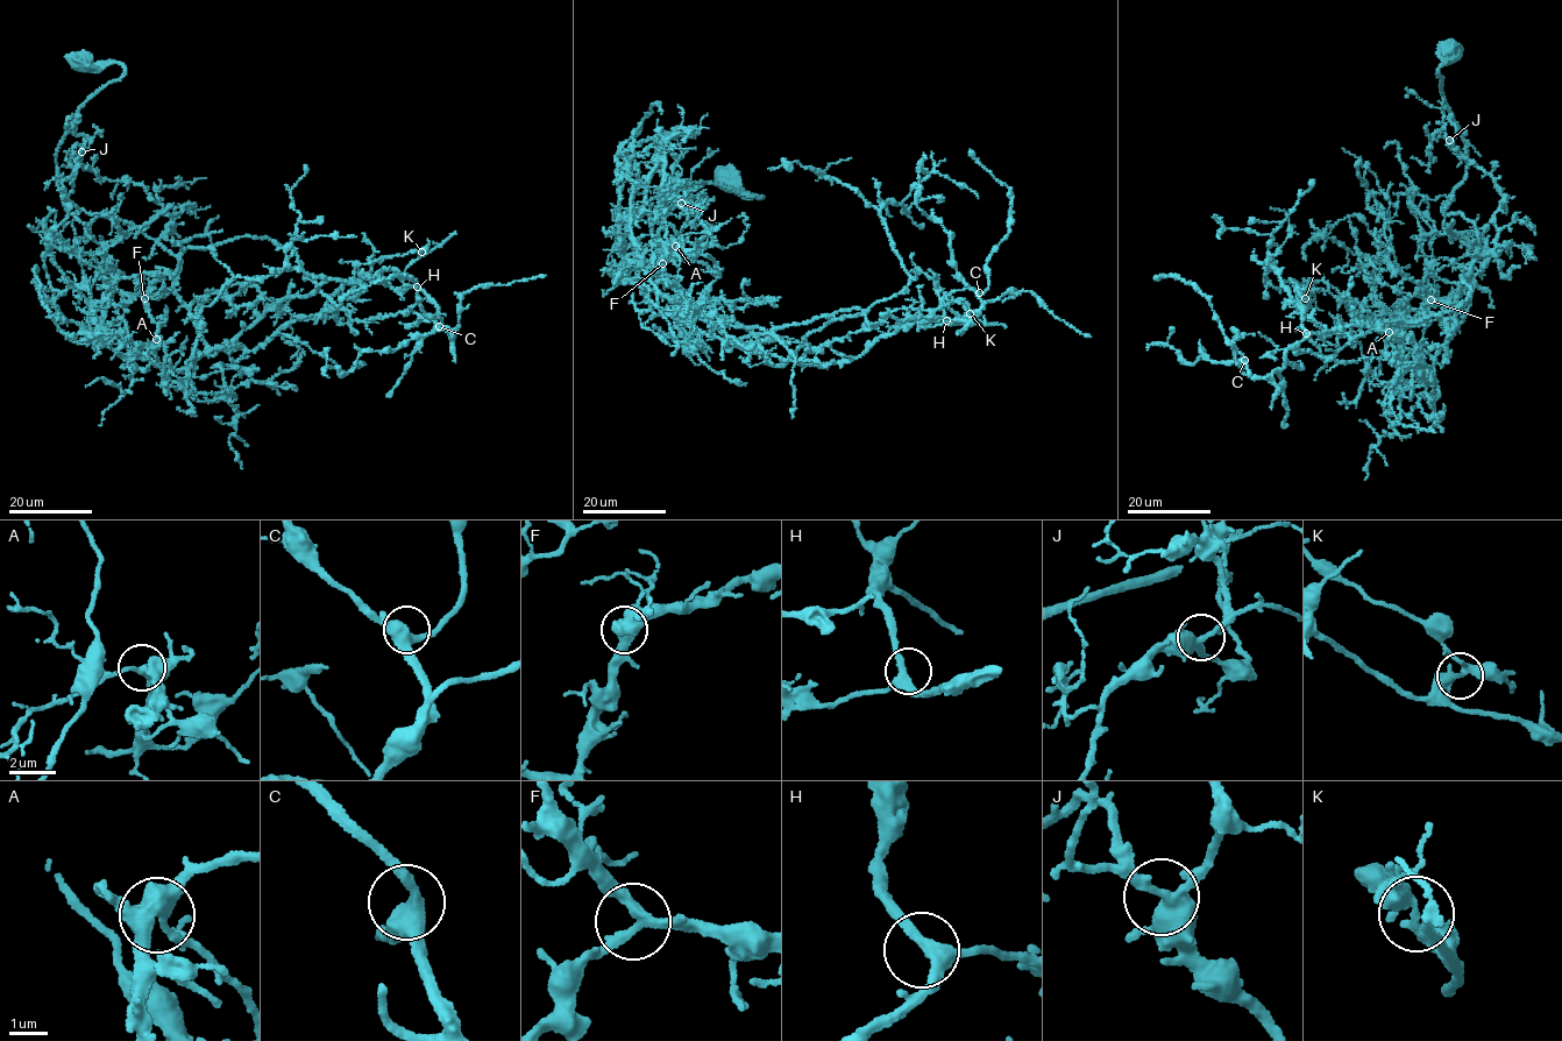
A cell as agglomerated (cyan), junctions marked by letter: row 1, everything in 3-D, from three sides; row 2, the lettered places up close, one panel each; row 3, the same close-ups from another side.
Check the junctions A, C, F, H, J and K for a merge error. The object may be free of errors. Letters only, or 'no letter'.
K

